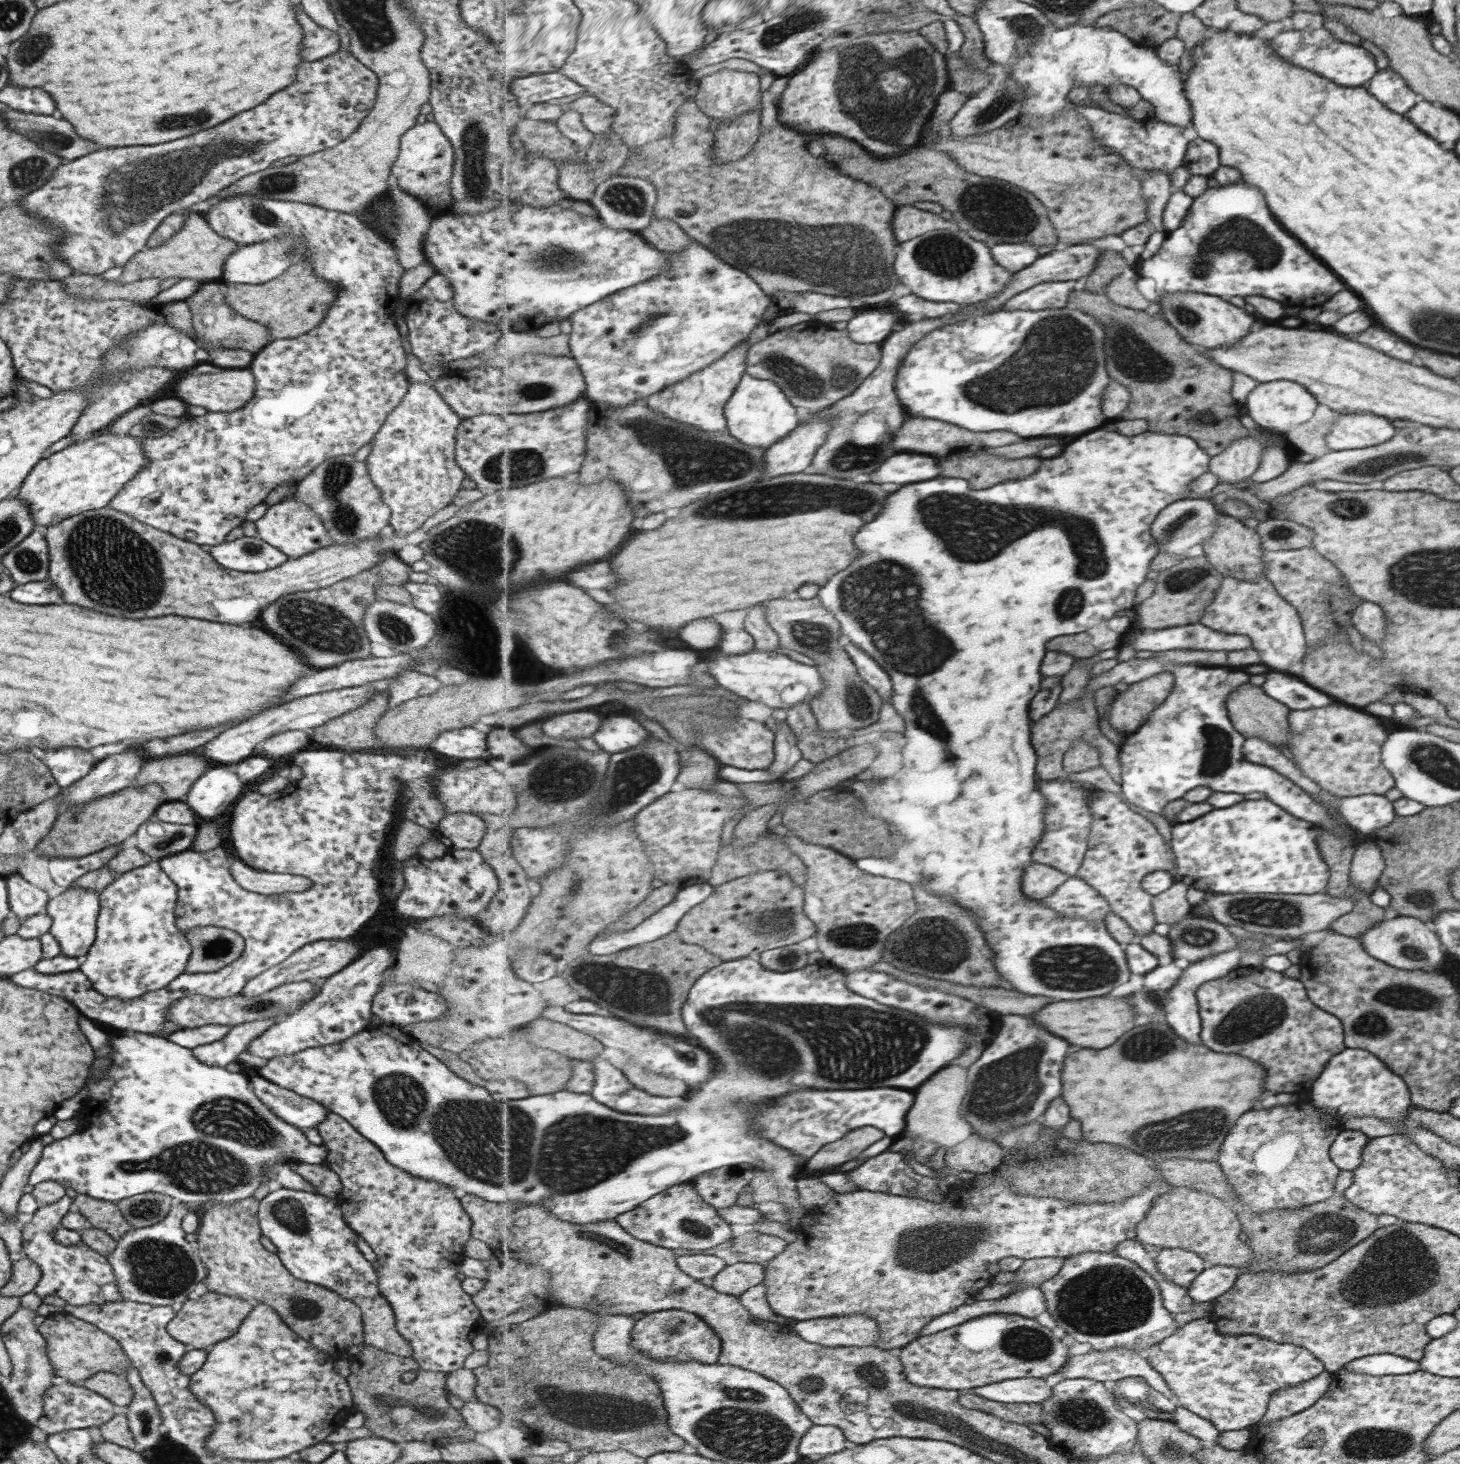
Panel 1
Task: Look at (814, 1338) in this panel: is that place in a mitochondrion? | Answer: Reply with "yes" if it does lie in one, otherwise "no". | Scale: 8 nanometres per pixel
no

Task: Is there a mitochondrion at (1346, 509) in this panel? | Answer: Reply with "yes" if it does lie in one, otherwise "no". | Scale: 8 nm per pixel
yes

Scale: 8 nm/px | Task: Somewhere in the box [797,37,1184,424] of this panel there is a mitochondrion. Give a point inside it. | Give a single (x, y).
(1057, 360)

